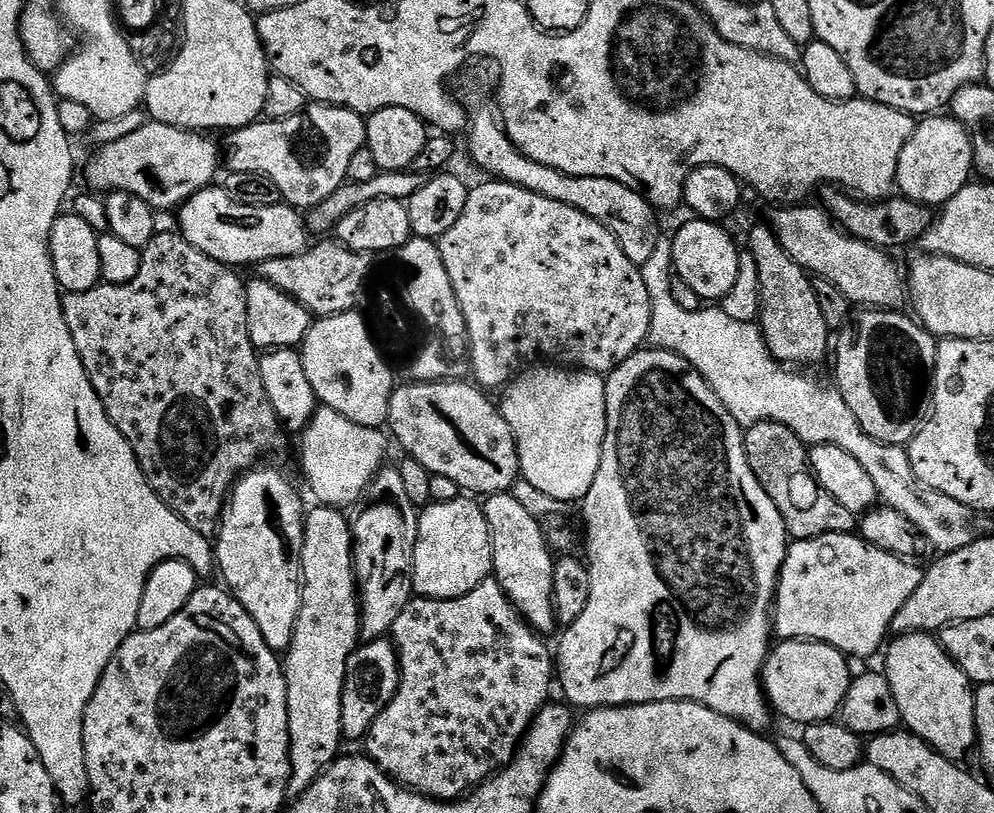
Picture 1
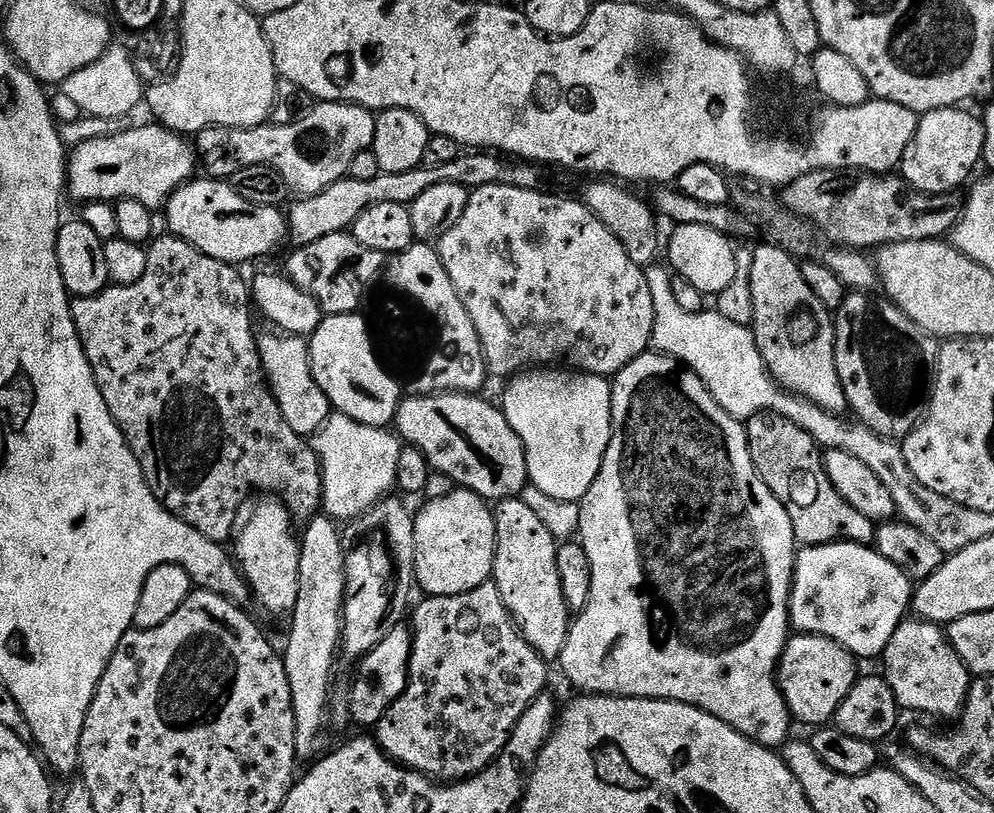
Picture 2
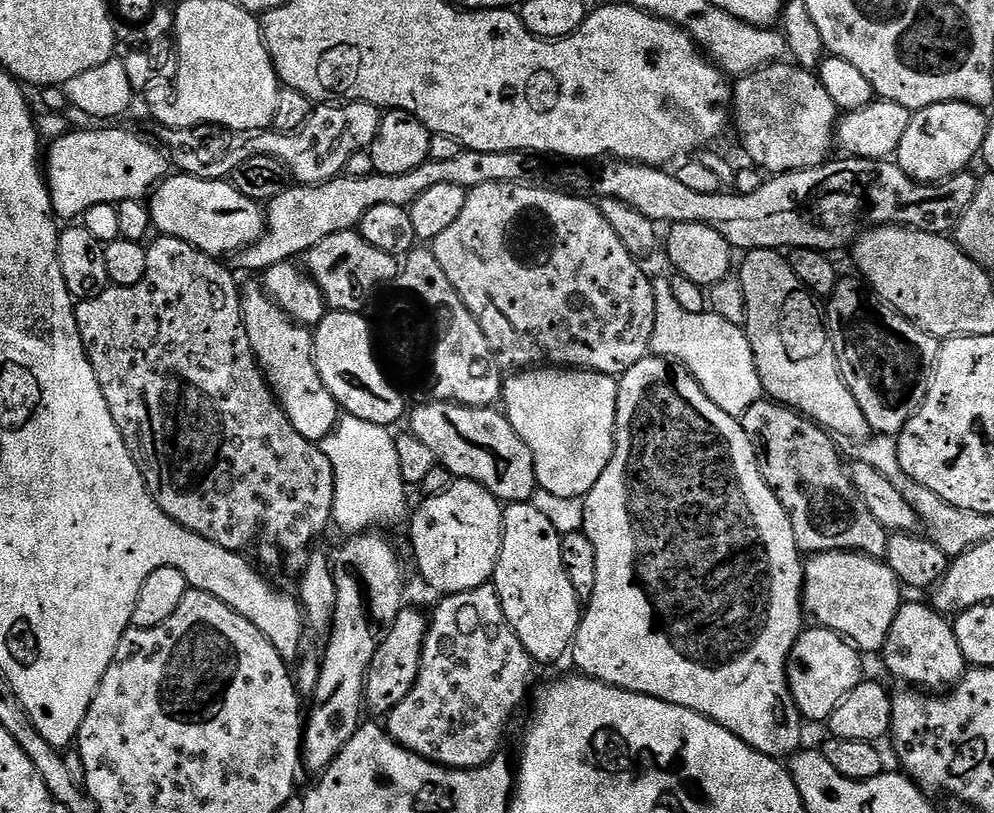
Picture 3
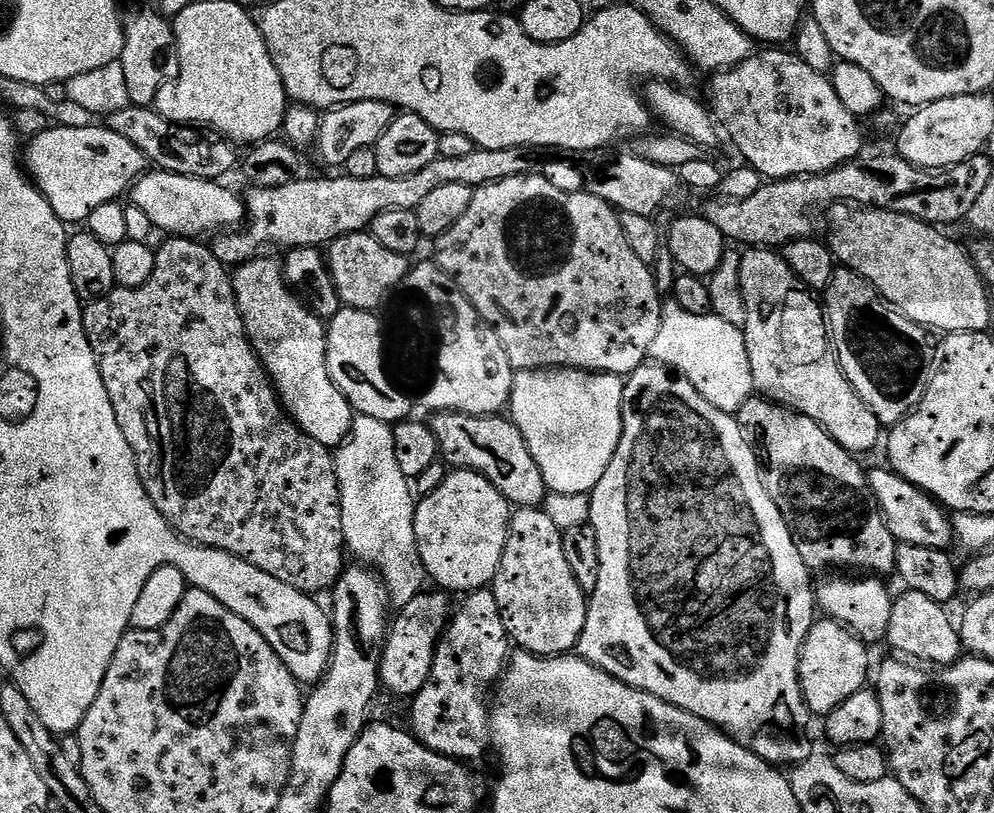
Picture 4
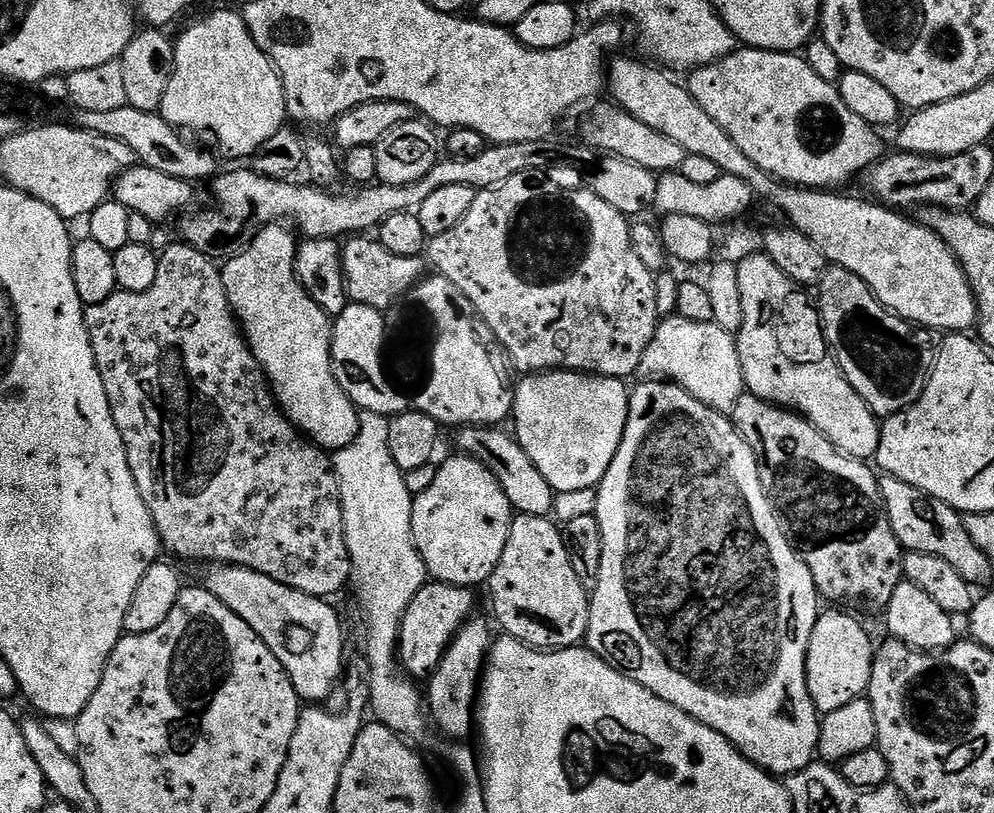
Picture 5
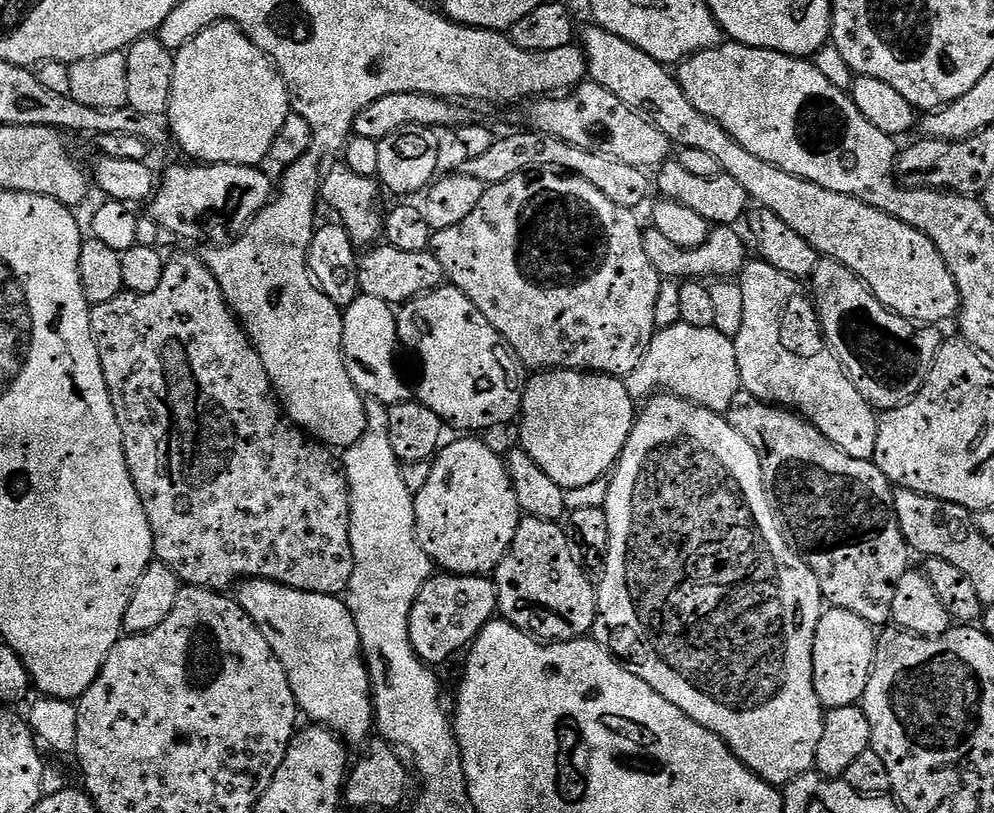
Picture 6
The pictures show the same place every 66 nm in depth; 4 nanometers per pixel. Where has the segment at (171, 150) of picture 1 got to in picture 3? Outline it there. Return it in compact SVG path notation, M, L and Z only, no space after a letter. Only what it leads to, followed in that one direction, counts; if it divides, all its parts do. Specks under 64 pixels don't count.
M97 126L87 130L71 130L64 137L51 141L46 152L46 179L48 193L52 195L53 213L61 221L72 222L75 216L88 212L91 208L100 208L103 204L115 206L124 200L144 200L161 180L170 172L170 161L163 147L143 140L136 132L127 132L116 126Z

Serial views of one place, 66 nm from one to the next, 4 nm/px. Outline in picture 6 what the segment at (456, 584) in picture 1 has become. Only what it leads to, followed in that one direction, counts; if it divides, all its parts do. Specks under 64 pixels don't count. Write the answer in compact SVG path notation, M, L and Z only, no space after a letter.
M460 438L453 444L445 443L431 461L430 478L422 490L415 493L416 540L426 550L437 569L457 576L488 576L514 542L514 534L522 519L520 503L512 485L512 476L503 455L499 456L480 438Z

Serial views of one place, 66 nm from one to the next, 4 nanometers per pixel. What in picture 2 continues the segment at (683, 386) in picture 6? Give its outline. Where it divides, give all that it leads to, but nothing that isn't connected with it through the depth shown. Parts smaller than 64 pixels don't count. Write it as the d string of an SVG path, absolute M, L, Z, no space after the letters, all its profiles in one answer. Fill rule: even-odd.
M652 266L647 269L648 285L650 286L650 298L654 298L654 330L652 331L651 347L657 352L663 352L666 356L673 356L681 364L698 373L704 384L710 390L710 394L725 406L730 405L734 419L747 422L754 414L759 412L776 412L786 417L790 422L802 426L802 430L812 432L815 424L822 419L820 407L817 404L804 400L801 396L793 396L791 392L784 391L770 373L766 362L759 358L753 359L753 364L745 368L735 368L732 365L732 355L744 360L748 355L753 355L754 337L748 328L737 324L731 324L719 318L704 320L701 314L690 314L678 306L674 299L672 289L673 273L667 267ZM733 376L736 381L732 388L736 391L736 400L731 404L732 396L727 392L728 379Z

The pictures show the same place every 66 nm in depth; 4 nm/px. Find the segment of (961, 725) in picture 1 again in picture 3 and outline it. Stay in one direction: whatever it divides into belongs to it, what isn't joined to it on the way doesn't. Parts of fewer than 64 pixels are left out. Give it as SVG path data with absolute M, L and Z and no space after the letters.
M928 602L901 603L894 618L894 626L890 626L890 634L884 643L883 656L885 666L898 679L905 680L908 683L905 685L915 686L932 694L951 689L966 671L966 661L962 646L958 646L953 621L945 613L937 612Z

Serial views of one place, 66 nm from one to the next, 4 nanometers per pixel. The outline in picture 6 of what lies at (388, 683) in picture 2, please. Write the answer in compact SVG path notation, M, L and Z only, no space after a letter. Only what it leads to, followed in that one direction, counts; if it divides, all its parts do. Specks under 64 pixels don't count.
M433 574L422 586L408 615L410 642L416 657L429 666L444 664L455 652L463 653L477 634L497 615L496 581L488 576Z

